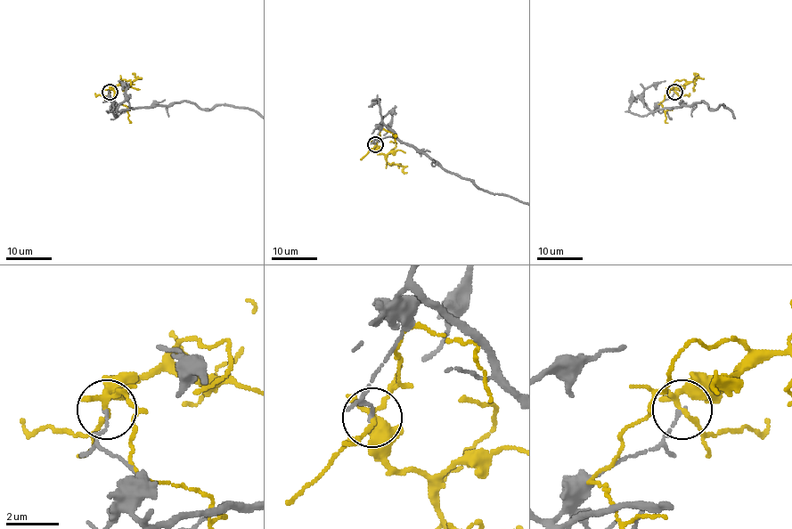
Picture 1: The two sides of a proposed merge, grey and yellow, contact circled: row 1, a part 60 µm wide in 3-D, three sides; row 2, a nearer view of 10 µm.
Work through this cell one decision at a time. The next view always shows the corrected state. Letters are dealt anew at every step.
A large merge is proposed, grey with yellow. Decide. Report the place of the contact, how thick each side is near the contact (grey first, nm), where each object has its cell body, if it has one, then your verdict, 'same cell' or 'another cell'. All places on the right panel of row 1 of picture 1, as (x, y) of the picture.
at (674, 92); 130 nm thick on the grey side, 180 nm on the other; no cell body on grey; no cell body on yellow; another cell

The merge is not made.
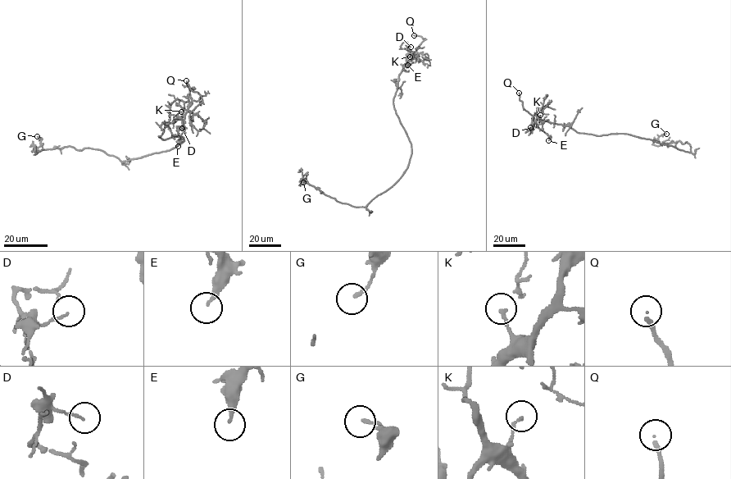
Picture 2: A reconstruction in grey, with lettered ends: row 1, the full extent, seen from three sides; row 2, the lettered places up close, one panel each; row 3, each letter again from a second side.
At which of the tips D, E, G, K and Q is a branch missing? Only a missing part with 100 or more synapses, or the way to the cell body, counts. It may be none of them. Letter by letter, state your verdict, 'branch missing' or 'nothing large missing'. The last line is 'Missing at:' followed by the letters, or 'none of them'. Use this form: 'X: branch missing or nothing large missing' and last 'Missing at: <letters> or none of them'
D: nothing large missing
E: nothing large missing
G: nothing large missing
K: nothing large missing
Q: branch missing
Missing at: Q

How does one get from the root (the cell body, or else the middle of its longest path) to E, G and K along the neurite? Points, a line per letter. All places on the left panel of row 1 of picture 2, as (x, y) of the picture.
E: (181, 143), (183, 137), (162, 139), (158, 136), (166, 124), (184, 116), (183, 130), (178, 146)
G: (181, 143), (169, 150), (120, 161), (94, 148), (79, 150), (69, 146), (37, 151), (41, 140), (37, 136)
K: (181, 143), (183, 137), (162, 139), (158, 136), (166, 124), (180, 117), (181, 111)

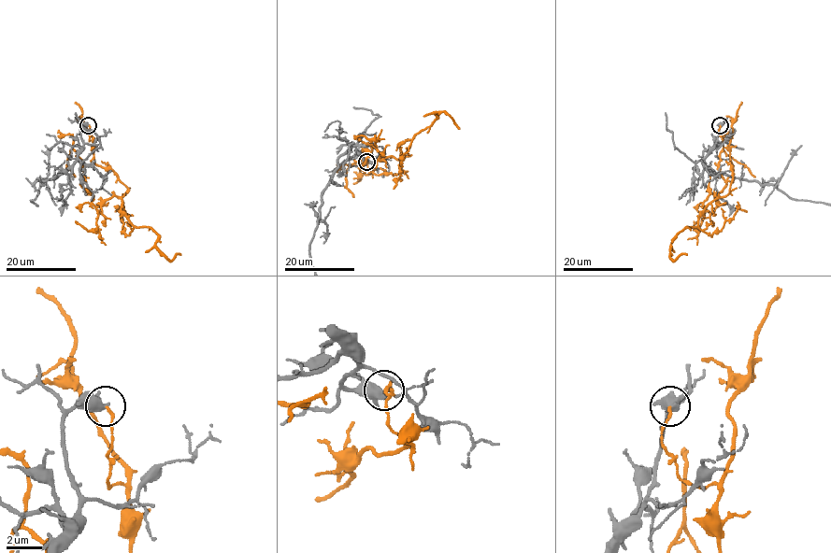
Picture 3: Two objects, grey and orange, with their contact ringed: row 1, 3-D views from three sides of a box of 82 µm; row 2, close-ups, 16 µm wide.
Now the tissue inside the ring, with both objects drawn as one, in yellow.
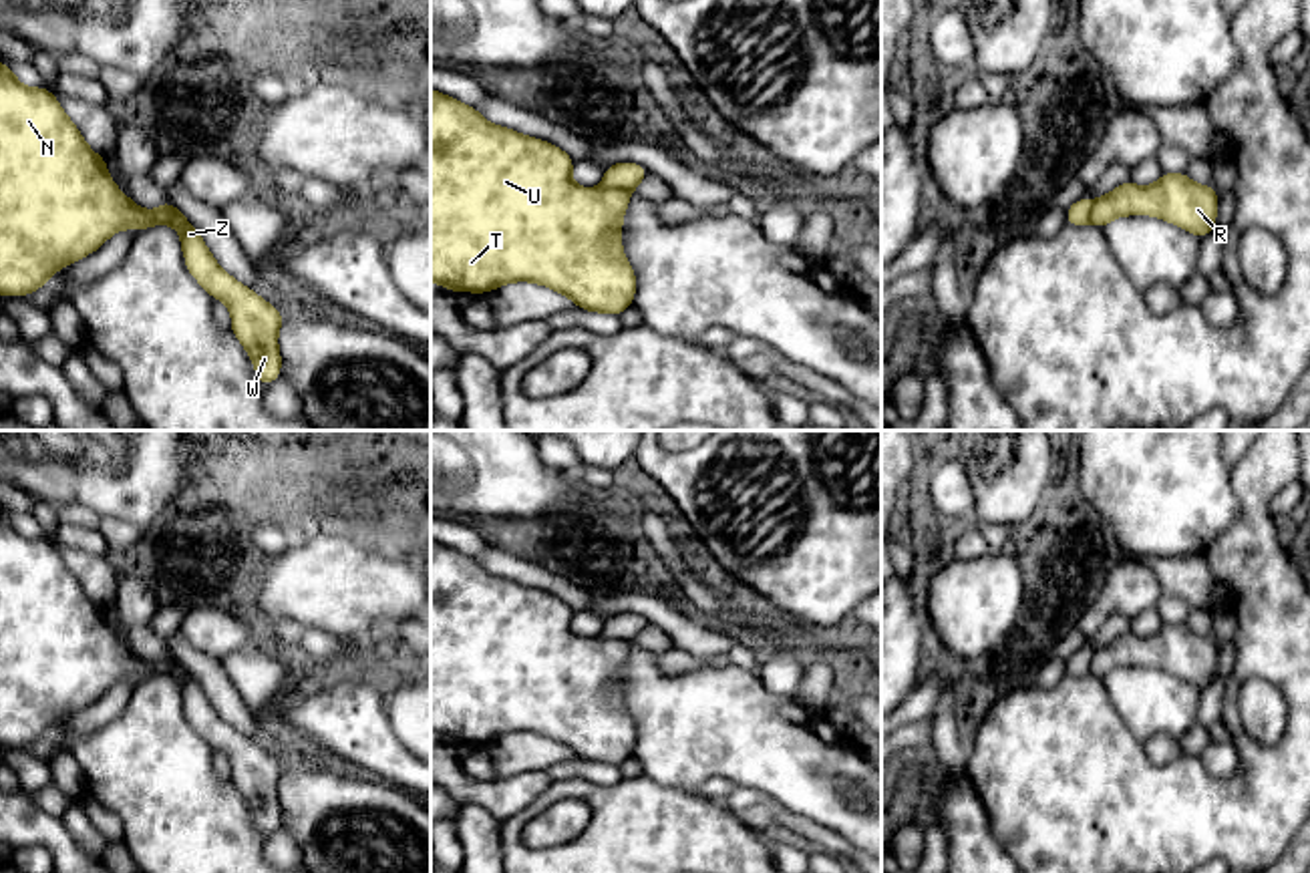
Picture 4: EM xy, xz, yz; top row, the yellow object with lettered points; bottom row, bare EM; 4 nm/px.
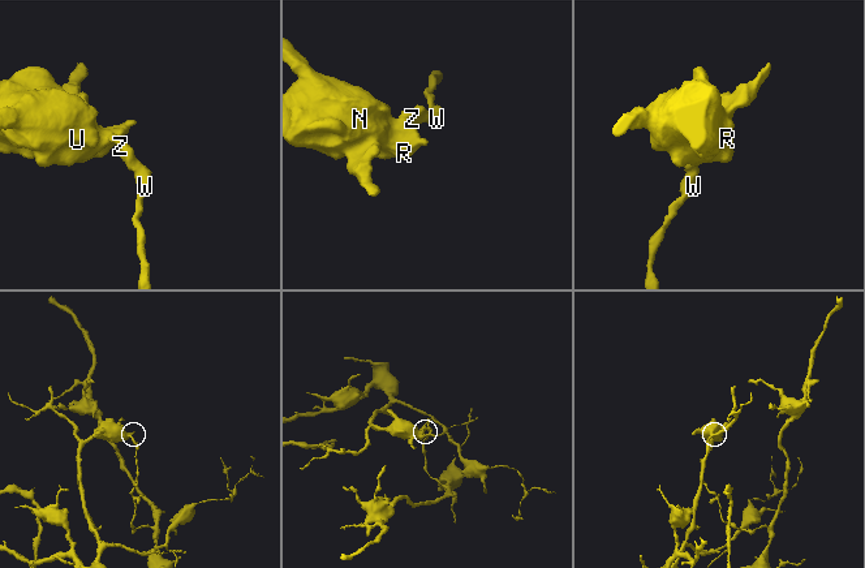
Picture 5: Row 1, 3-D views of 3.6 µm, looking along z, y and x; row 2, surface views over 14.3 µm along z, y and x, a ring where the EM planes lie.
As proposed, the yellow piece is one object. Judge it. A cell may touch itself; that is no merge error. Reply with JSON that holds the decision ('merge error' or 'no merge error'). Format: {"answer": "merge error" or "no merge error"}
{"answer": "merge error"}

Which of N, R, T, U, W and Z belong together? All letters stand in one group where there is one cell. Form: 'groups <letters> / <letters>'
groups N R T U / W Z

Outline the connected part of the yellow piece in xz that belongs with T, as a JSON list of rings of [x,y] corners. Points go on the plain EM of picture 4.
[[[431,539],[431,732],[455,744],[487,744],[511,732],[533,732],[567,746],[586,762],[620,766],[630,758],[636,724],[622,702],[630,644],[578,638],[571,632],[574,614],[563,599],[493,575],[477,559]]]

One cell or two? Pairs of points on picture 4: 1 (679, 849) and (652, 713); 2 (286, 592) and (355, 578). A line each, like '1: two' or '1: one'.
1: two
2: one

